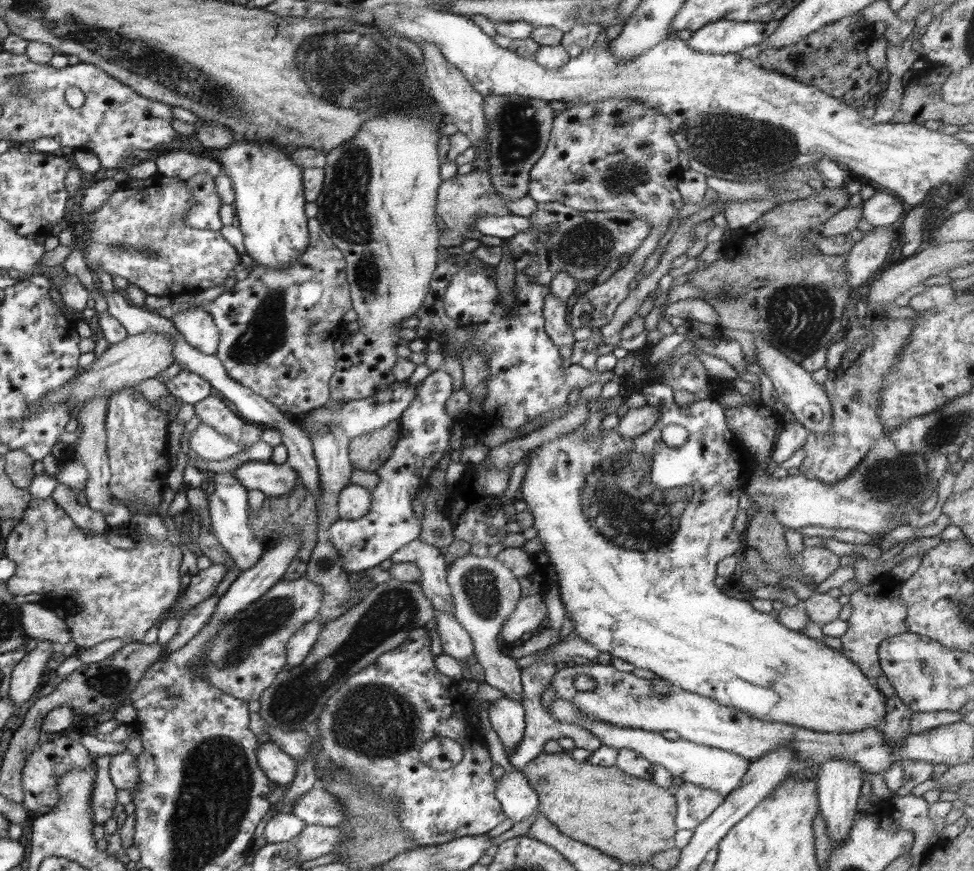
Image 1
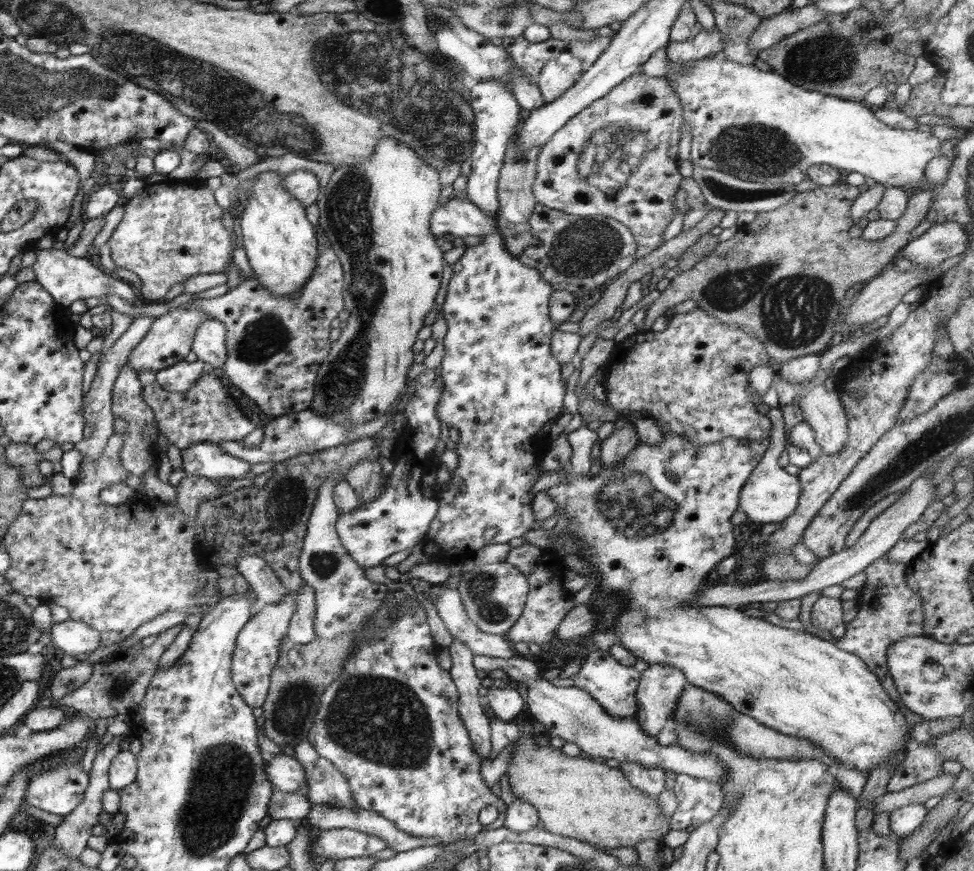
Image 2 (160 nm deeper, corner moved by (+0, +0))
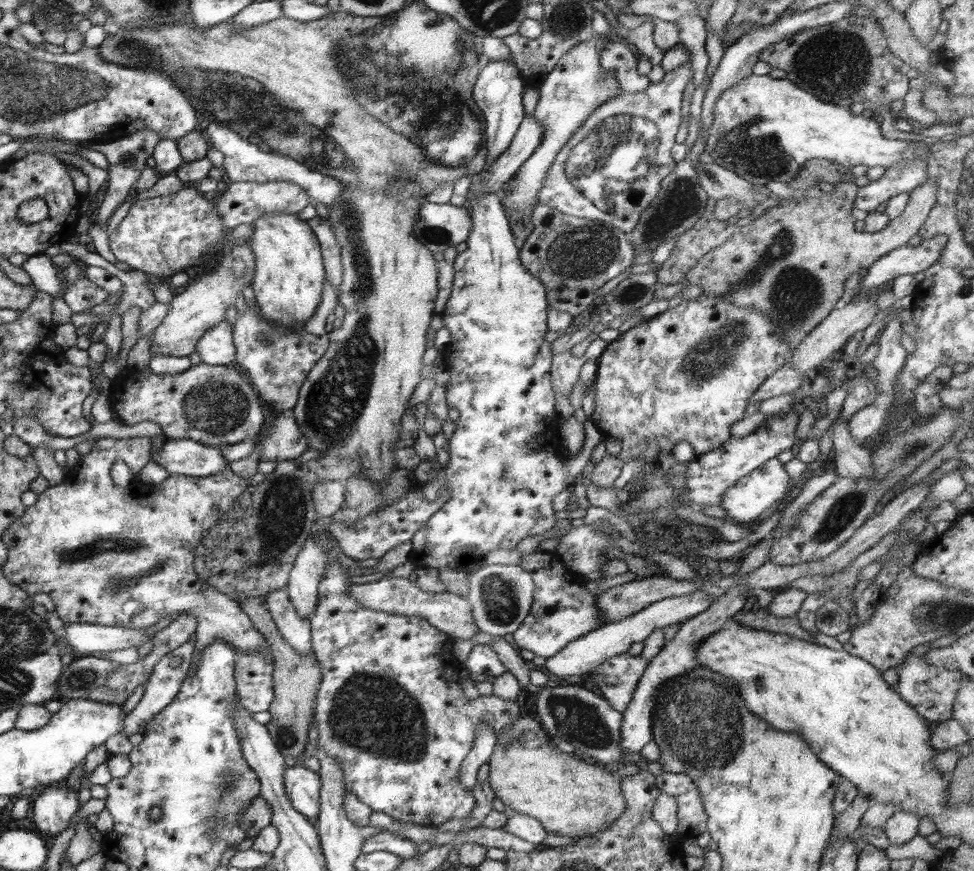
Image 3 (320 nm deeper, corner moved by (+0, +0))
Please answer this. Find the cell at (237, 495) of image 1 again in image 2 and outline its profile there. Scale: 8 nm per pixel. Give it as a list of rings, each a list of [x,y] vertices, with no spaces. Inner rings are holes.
[[[241,554],[237,560],[238,572],[248,581],[256,602],[262,607],[283,600],[289,590],[280,582],[273,568],[257,554]]]

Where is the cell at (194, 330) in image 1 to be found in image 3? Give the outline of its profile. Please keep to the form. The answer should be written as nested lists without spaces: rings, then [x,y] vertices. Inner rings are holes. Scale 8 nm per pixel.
[[[231,319],[217,324],[198,341],[201,362],[209,365],[235,365],[236,343]]]

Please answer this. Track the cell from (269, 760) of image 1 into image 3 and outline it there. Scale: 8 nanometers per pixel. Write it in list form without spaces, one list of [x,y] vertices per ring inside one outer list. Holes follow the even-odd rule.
[[[299,763],[292,767],[286,766],[283,779],[292,806],[316,827],[320,812],[319,774]]]

